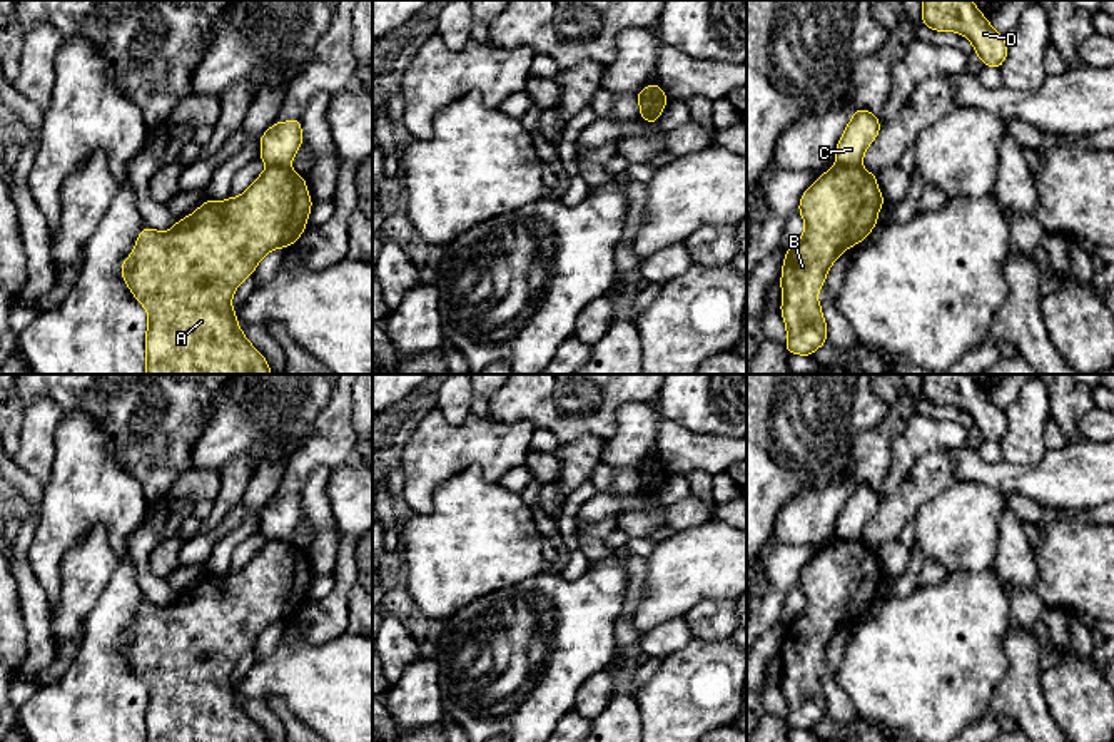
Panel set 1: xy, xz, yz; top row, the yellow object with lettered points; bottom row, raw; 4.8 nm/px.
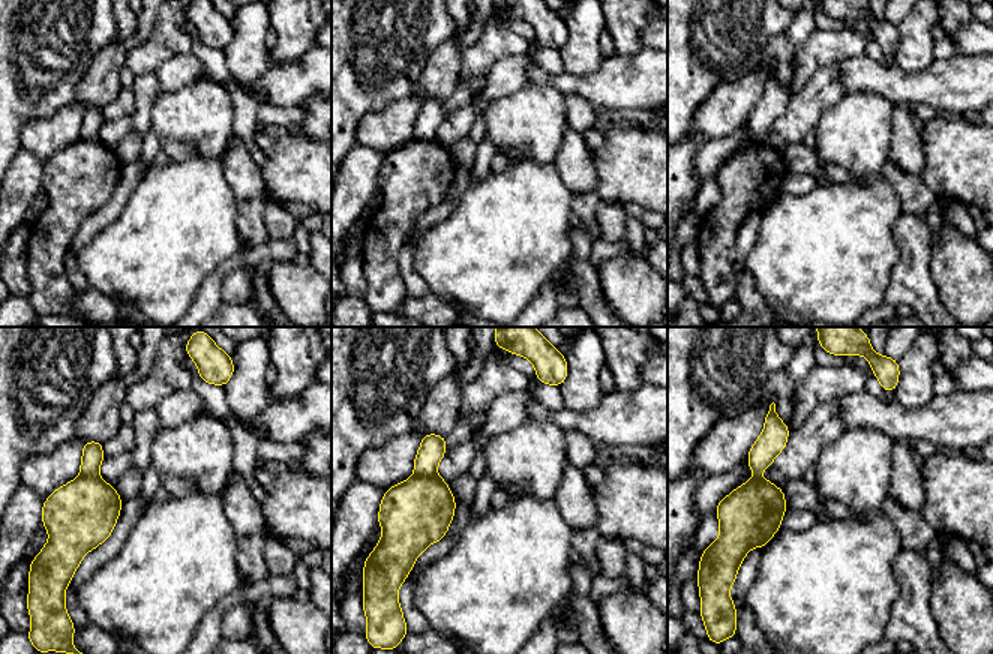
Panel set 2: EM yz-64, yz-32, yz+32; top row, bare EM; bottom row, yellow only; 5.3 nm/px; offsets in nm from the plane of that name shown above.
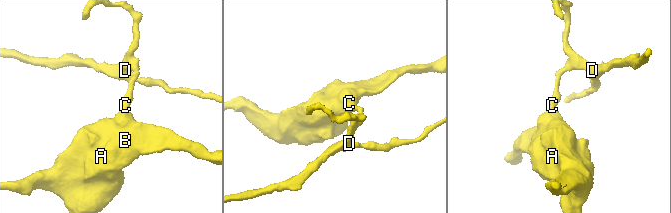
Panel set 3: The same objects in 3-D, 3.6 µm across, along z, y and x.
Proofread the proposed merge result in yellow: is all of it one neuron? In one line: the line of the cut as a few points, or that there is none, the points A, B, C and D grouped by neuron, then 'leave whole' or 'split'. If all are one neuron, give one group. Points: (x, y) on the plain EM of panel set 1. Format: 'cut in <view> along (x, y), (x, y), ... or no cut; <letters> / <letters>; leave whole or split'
cut in yz along (837, 537), (847, 542), (859, 542); A B / C D; split

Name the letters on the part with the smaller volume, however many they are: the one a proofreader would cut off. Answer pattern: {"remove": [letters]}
{"remove": ["C", "D"]}

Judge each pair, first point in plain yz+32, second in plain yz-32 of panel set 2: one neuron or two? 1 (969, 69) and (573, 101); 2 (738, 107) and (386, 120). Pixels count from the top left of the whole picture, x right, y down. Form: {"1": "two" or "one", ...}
{"1": "two", "2": "one"}

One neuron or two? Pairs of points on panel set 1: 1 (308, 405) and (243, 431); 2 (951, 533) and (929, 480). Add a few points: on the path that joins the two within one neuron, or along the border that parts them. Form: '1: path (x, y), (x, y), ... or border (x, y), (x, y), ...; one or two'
1: path (291, 405), (269, 405), (259, 415); one
2: border (956, 482), (926, 500), (912, 520); two

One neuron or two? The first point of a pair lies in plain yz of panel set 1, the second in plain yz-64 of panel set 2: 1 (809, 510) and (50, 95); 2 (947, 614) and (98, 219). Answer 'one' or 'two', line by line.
1: two
2: two

